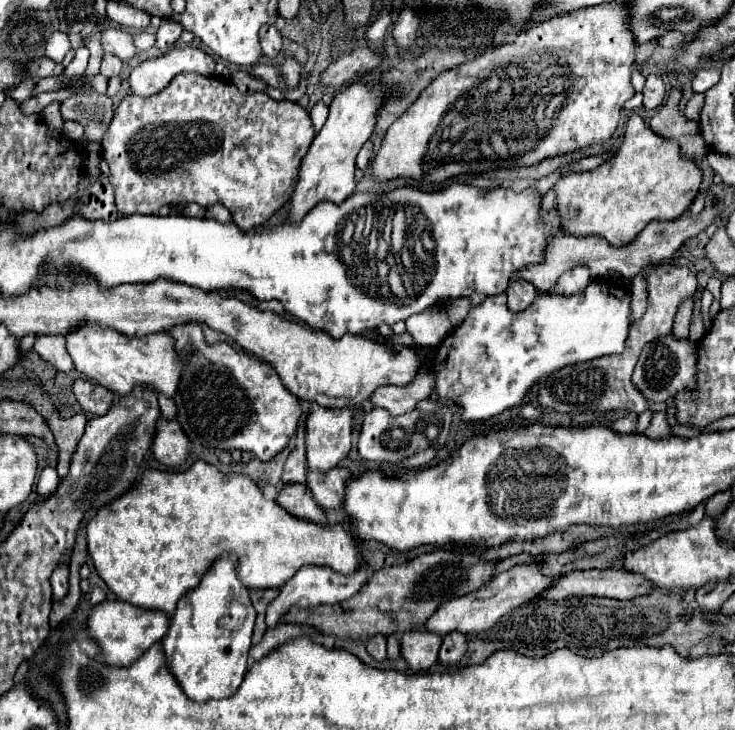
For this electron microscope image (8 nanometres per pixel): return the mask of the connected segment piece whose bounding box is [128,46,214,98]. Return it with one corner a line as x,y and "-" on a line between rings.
175,46
166,55
147,60
133,69
128,80
131,93
142,98
158,94
182,72
210,76
214,74
214,60
196,47

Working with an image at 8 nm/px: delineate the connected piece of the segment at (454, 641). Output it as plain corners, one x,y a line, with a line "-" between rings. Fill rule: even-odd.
452,632
448,636
444,636
442,646
440,646
440,654
438,660
446,666
456,666
466,654
466,636

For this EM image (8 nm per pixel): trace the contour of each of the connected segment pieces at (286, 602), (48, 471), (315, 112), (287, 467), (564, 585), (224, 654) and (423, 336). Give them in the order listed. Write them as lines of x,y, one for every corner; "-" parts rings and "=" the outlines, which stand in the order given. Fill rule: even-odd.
362,564
358,568
358,572
344,576
334,572
332,568
318,568
318,566
302,566
282,588
280,594
274,598
274,602
268,606
266,612
266,626
274,628
278,624
282,624
282,618
288,614
288,610
292,607
309,608
320,604
334,605
354,596
362,584
366,582
366,564
=
44,468
42,474
40,474
40,478
38,478
38,486
36,486
38,488
38,494
42,498
50,496
50,492
56,490
58,482
60,482
60,476
56,474
56,468
=
318,102
318,104
310,110
310,118
312,118
312,124
314,124
314,130
316,130
316,132
320,132
320,128
324,126
326,116
328,116
328,106
326,106
324,102
=
298,430
296,434
296,448
290,452
286,464
284,464
284,474
282,474
282,482
298,482
298,484
306,484
306,474
308,474
308,466
306,466
306,446
304,446
304,430
=
608,568
608,570
580,570
558,578
550,588
546,588
536,600
562,602
568,596
608,596
618,600
630,600
640,594
648,594
652,586
628,570
=
224,554
202,578
202,582
178,600
176,612
170,618
166,636
162,638
162,650
166,666
178,680
184,694
194,702
206,702
210,698
226,698
240,688
246,666
248,650
254,628
254,608
250,604
248,590
236,576
236,558
-
230,600
238,600
246,608
246,618
238,630
228,630
220,624
=
436,306
426,308
416,316
410,316
406,320
406,326
416,346
438,346
452,332
452,324
446,310

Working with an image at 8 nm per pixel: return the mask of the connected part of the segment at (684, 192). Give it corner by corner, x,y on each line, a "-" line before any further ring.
632,114
626,126
624,142
618,154
604,166
598,166
590,172
568,174
560,178
554,186
556,192
556,210
560,216
560,230
572,236
604,236
610,244
622,246
632,242
638,232
652,220
676,220
692,204
702,182
702,172
696,162
682,160
678,144
672,140
660,138
638,114

